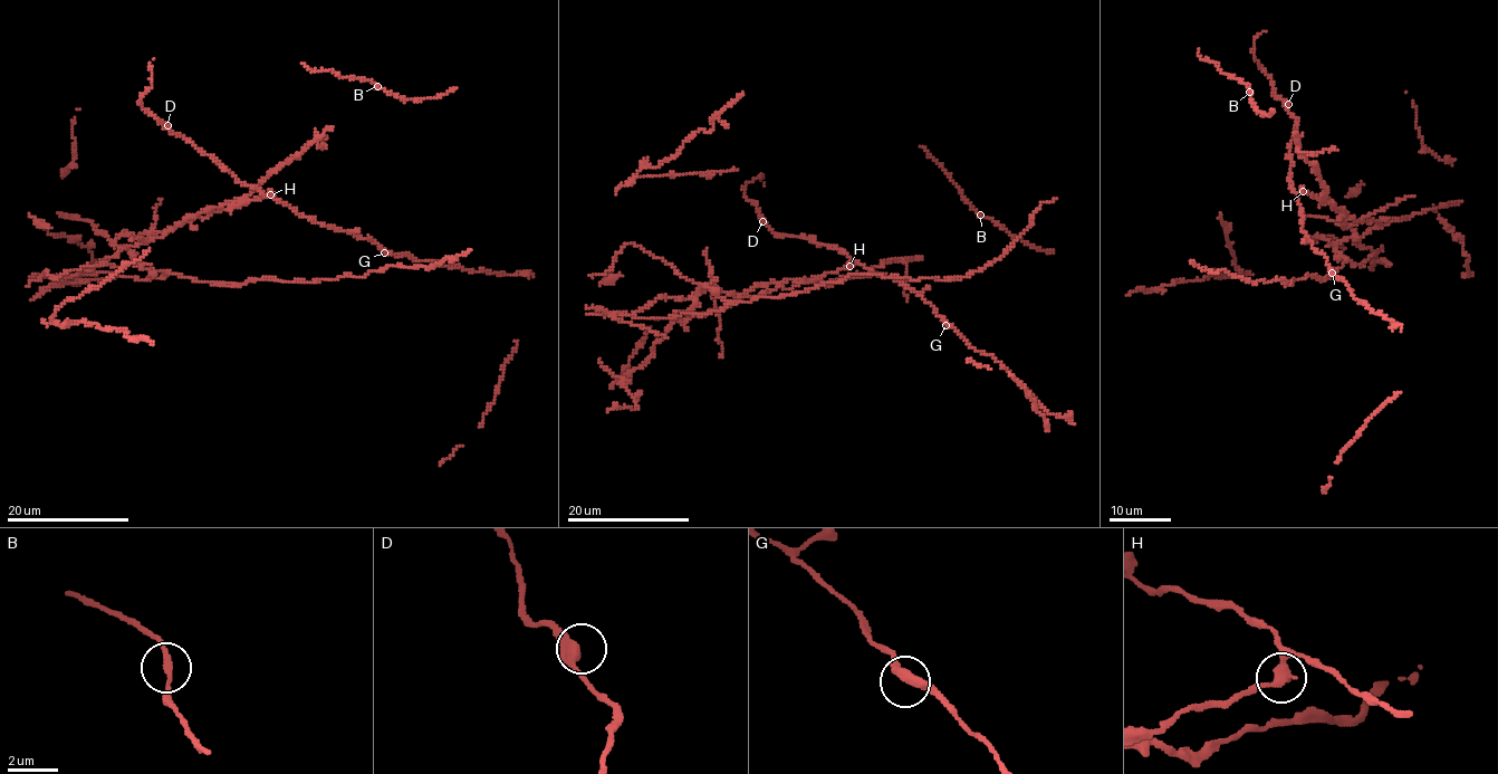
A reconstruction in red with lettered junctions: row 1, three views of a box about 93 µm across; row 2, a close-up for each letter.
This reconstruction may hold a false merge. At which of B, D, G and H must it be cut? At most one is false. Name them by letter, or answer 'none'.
H

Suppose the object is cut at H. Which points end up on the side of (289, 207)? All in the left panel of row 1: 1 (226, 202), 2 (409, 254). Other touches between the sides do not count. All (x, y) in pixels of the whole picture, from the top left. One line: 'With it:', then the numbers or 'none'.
With it: 2

